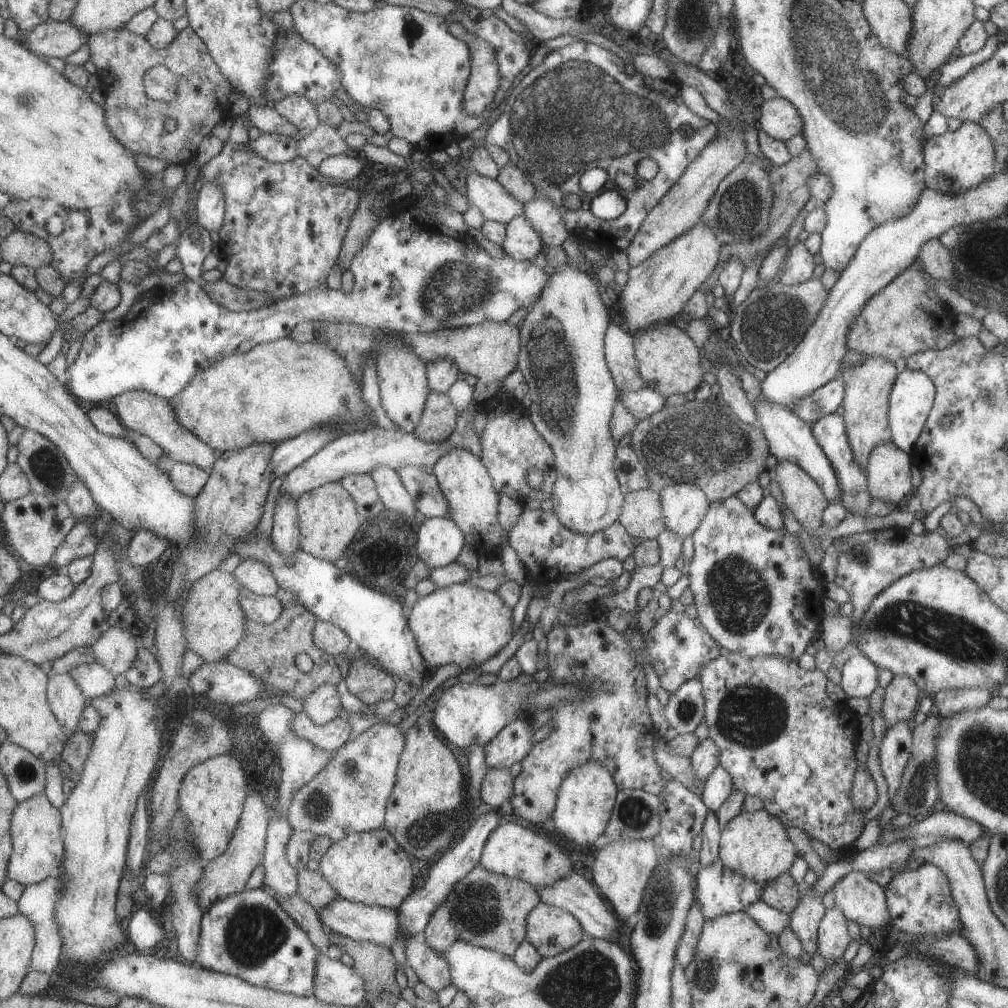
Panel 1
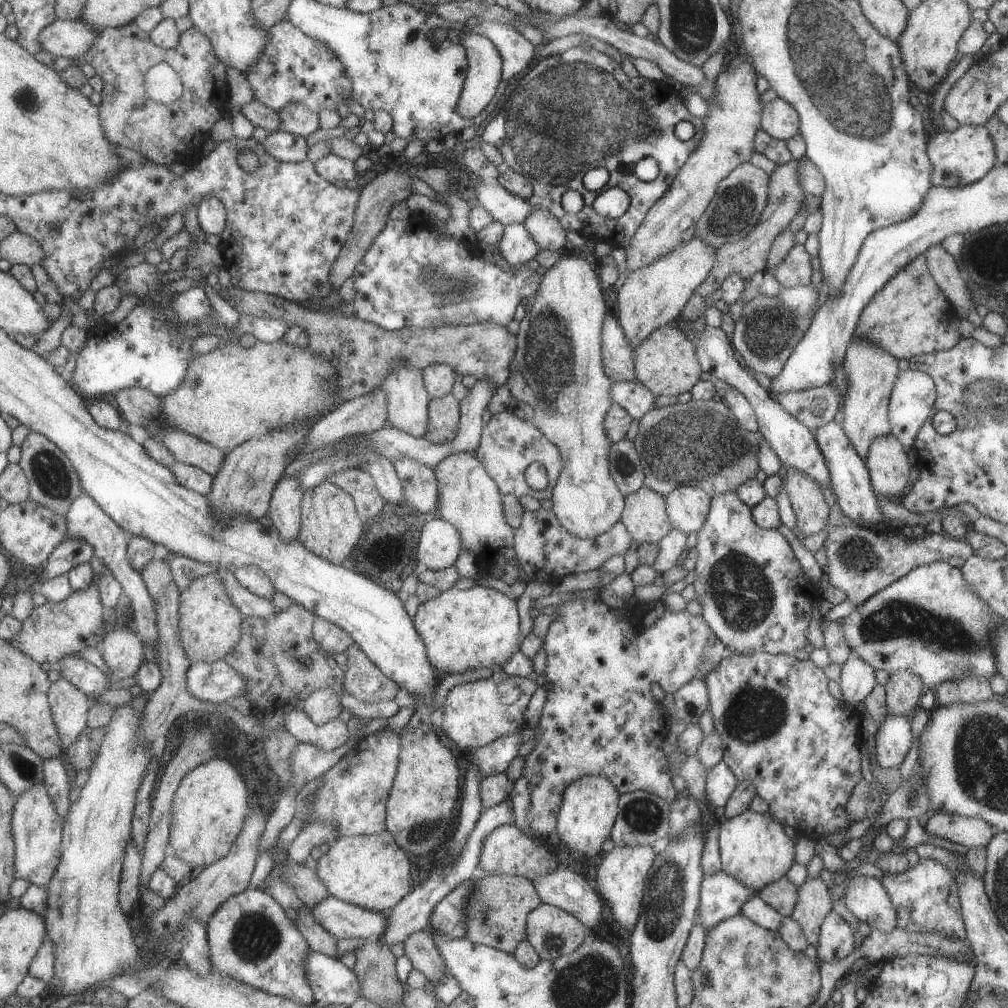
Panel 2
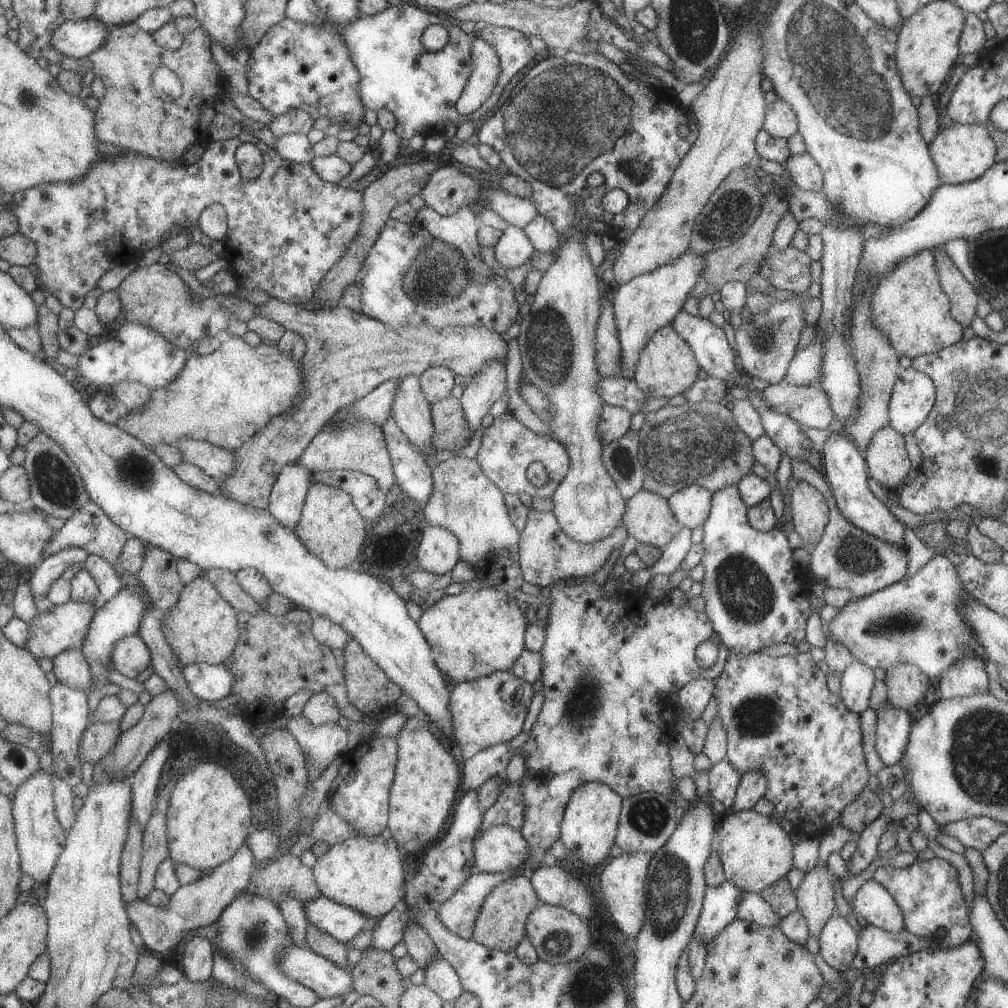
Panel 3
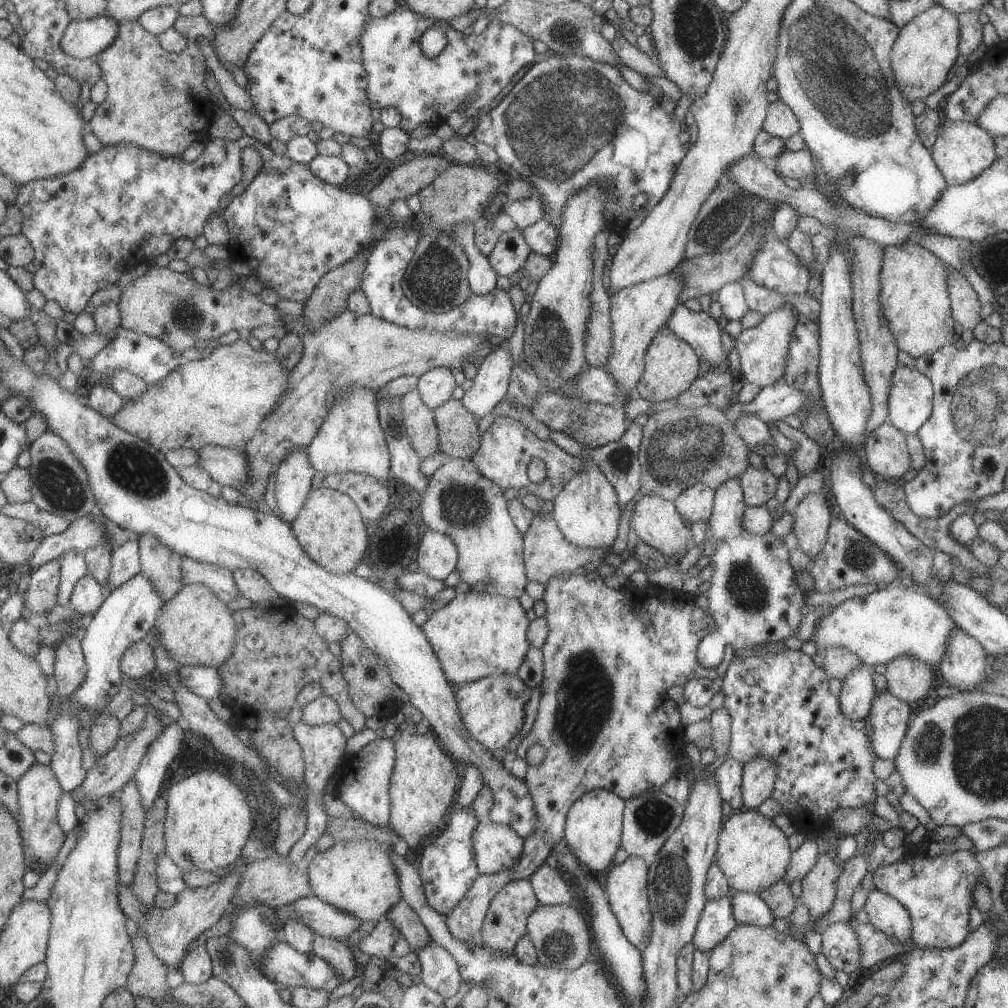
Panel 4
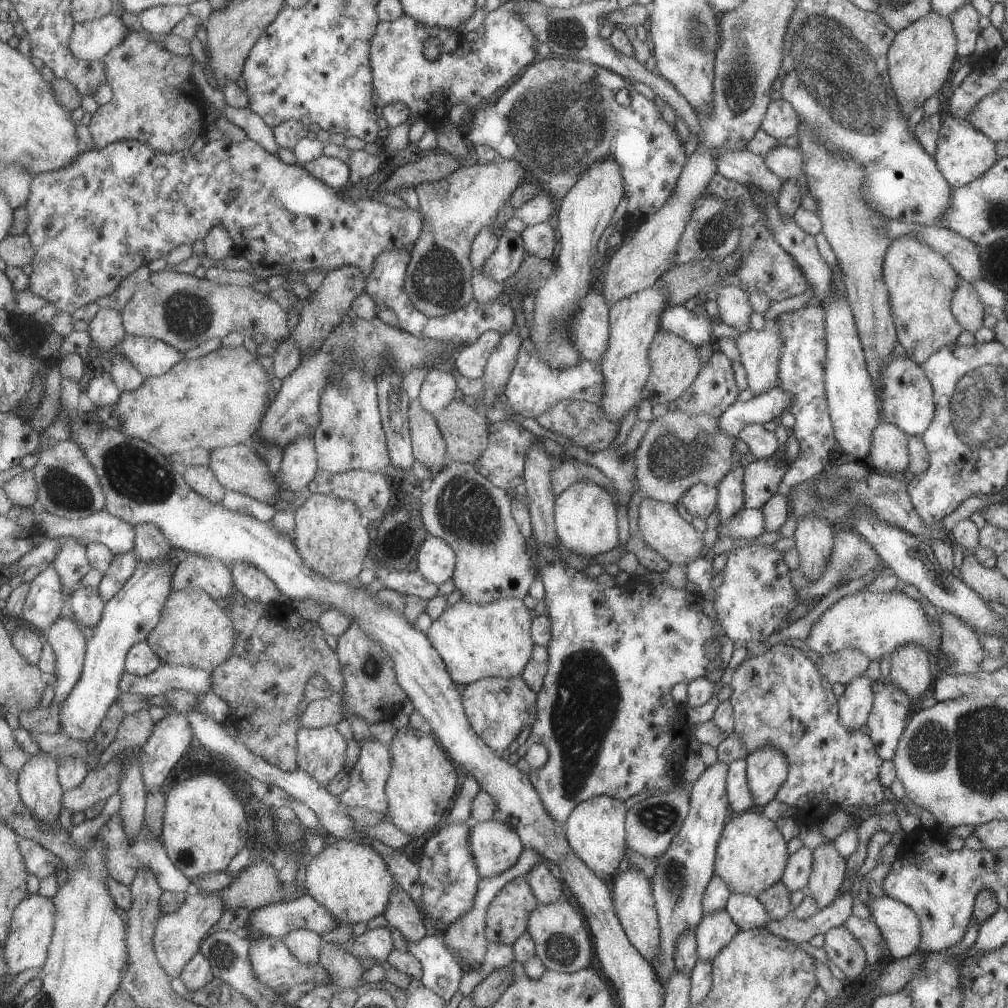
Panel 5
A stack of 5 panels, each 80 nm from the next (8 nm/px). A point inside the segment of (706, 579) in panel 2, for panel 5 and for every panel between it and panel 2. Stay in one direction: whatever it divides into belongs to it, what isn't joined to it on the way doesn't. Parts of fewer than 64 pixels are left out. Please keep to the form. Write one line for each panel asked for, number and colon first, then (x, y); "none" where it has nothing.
3: (755, 595)
4: (752, 598)
5: (756, 594)

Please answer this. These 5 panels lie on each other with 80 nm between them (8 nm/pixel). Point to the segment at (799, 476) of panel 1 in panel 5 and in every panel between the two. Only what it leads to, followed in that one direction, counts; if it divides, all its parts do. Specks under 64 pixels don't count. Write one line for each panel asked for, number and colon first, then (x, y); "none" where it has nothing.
2: (811, 511)
3: (809, 510)
4: (811, 519)
5: (813, 538)

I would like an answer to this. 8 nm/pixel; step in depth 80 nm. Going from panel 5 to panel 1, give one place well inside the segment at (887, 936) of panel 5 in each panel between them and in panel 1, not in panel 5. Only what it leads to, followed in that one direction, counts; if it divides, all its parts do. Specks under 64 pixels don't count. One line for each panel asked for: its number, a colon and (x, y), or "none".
1: (861, 900)
2: (865, 897)
3: (872, 901)
4: (885, 913)

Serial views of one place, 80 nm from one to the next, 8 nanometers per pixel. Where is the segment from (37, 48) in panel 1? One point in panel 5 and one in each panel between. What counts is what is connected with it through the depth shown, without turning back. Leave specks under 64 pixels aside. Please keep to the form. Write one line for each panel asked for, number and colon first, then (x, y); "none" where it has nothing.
2: (71, 38)
3: (77, 39)
4: (84, 39)
5: (92, 40)

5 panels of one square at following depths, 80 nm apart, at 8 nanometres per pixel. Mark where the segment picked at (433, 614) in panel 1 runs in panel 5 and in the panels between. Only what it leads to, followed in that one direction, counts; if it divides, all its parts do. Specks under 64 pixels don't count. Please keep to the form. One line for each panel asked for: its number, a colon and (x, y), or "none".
2: (478, 627)
3: (472, 634)
4: (473, 636)
5: (474, 641)

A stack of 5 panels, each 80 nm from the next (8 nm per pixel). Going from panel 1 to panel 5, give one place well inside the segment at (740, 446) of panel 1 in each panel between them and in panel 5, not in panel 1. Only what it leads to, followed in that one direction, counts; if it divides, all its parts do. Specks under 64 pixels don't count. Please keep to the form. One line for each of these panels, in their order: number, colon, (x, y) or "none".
2: (700, 443)
3: (690, 444)
4: (680, 446)
5: (677, 451)

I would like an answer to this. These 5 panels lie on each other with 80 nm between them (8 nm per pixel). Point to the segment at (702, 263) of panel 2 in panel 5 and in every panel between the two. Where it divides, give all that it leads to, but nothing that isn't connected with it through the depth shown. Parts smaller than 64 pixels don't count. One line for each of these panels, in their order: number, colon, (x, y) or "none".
3: (647, 302)
4: (637, 312)
5: (632, 321)

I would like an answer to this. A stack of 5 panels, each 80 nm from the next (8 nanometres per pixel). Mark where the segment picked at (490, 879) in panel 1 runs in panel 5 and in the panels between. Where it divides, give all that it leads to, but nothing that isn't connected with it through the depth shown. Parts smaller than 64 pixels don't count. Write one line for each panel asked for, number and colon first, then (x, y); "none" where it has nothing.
2: (496, 915)
3: (499, 925)
4: (504, 923)
5: (505, 919)

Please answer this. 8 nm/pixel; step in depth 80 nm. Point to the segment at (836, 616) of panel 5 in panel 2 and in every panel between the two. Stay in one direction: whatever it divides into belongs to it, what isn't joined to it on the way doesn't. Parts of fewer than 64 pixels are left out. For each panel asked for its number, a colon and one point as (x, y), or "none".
2: (929, 622)
3: (916, 621)
4: (876, 627)

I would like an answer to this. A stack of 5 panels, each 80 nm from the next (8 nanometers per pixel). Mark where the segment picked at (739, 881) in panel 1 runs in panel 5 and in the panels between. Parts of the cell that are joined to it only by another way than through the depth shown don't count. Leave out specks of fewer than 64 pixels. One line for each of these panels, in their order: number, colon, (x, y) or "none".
2: (721, 896)
3: (719, 903)
4: (716, 919)
5: (715, 930)

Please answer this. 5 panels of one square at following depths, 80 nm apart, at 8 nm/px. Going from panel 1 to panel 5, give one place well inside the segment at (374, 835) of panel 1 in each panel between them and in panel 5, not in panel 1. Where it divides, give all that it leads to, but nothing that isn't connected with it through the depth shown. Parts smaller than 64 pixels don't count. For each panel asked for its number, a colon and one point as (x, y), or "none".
2: (372, 872)
3: (365, 873)
4: (357, 877)
5: (351, 881)

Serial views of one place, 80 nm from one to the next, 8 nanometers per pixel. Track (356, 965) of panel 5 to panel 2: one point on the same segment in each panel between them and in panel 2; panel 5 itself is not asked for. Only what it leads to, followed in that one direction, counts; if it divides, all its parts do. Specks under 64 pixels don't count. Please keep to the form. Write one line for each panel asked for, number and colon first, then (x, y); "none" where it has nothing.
2: (319, 940)
3: (320, 942)
4: (331, 950)

